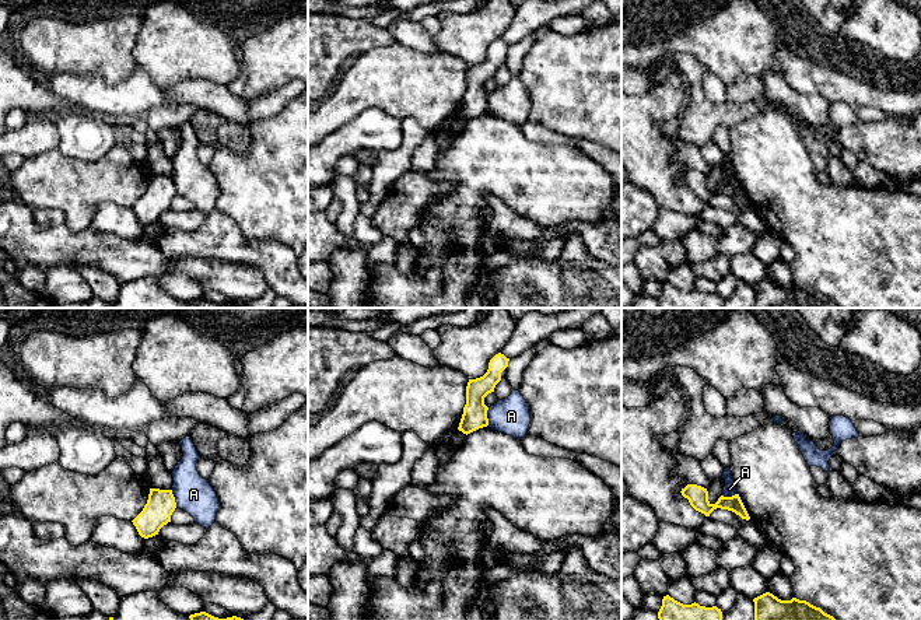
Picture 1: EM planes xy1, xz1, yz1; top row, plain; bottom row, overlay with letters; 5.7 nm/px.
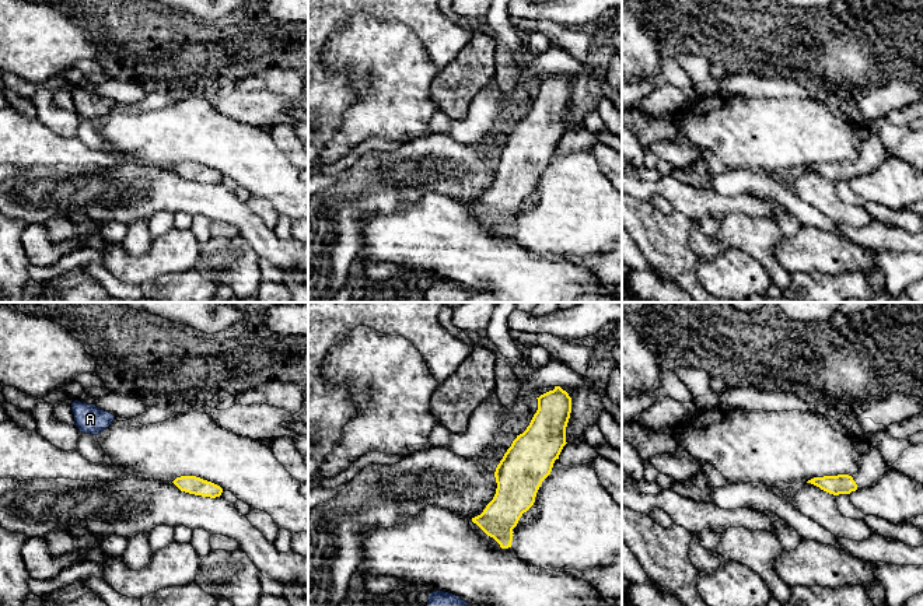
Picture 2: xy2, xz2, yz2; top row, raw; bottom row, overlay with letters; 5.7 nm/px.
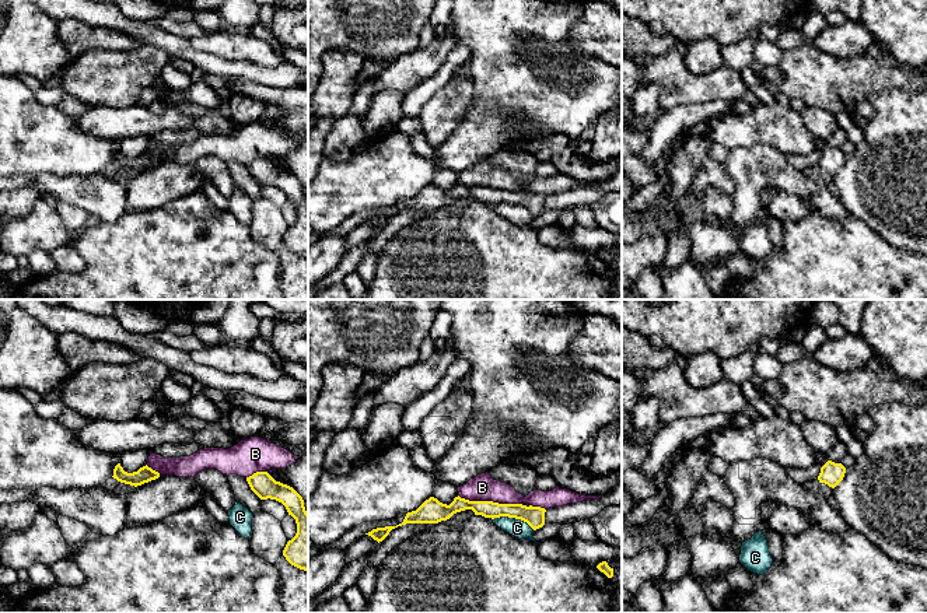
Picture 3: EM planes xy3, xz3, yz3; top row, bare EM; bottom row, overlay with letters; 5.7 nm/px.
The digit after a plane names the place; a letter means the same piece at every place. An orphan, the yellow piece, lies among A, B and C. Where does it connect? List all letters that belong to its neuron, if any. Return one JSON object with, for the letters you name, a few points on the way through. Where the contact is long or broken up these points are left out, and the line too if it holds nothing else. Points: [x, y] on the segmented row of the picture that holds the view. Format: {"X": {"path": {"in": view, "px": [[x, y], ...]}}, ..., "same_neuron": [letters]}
{"same_neuron": []}

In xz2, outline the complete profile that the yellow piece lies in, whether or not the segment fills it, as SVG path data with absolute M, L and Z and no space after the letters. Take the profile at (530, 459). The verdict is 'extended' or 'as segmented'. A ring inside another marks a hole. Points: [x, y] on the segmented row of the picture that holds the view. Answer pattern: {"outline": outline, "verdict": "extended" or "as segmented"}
{"outline": "M560 386L541 395L538 410L527 430L517 435L496 467L497 483L493 500L483 512L468 518L472 530L493 547L508 549L513 529L535 502L542 481L566 442L571 397Z", "verdict": "extended"}

